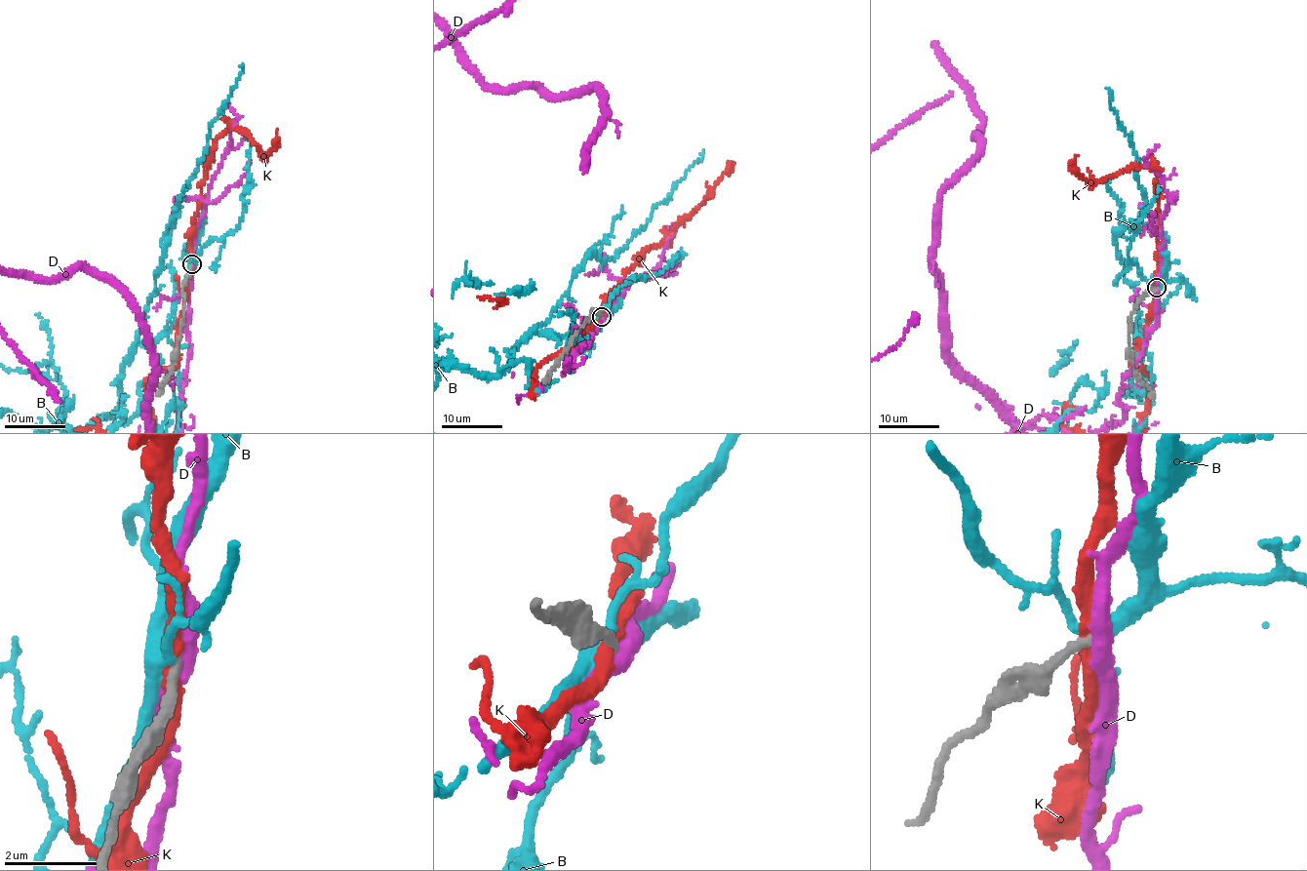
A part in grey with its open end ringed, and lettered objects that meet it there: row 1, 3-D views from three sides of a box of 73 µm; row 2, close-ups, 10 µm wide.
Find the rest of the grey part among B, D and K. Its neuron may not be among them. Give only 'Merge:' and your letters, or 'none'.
Merge: none

